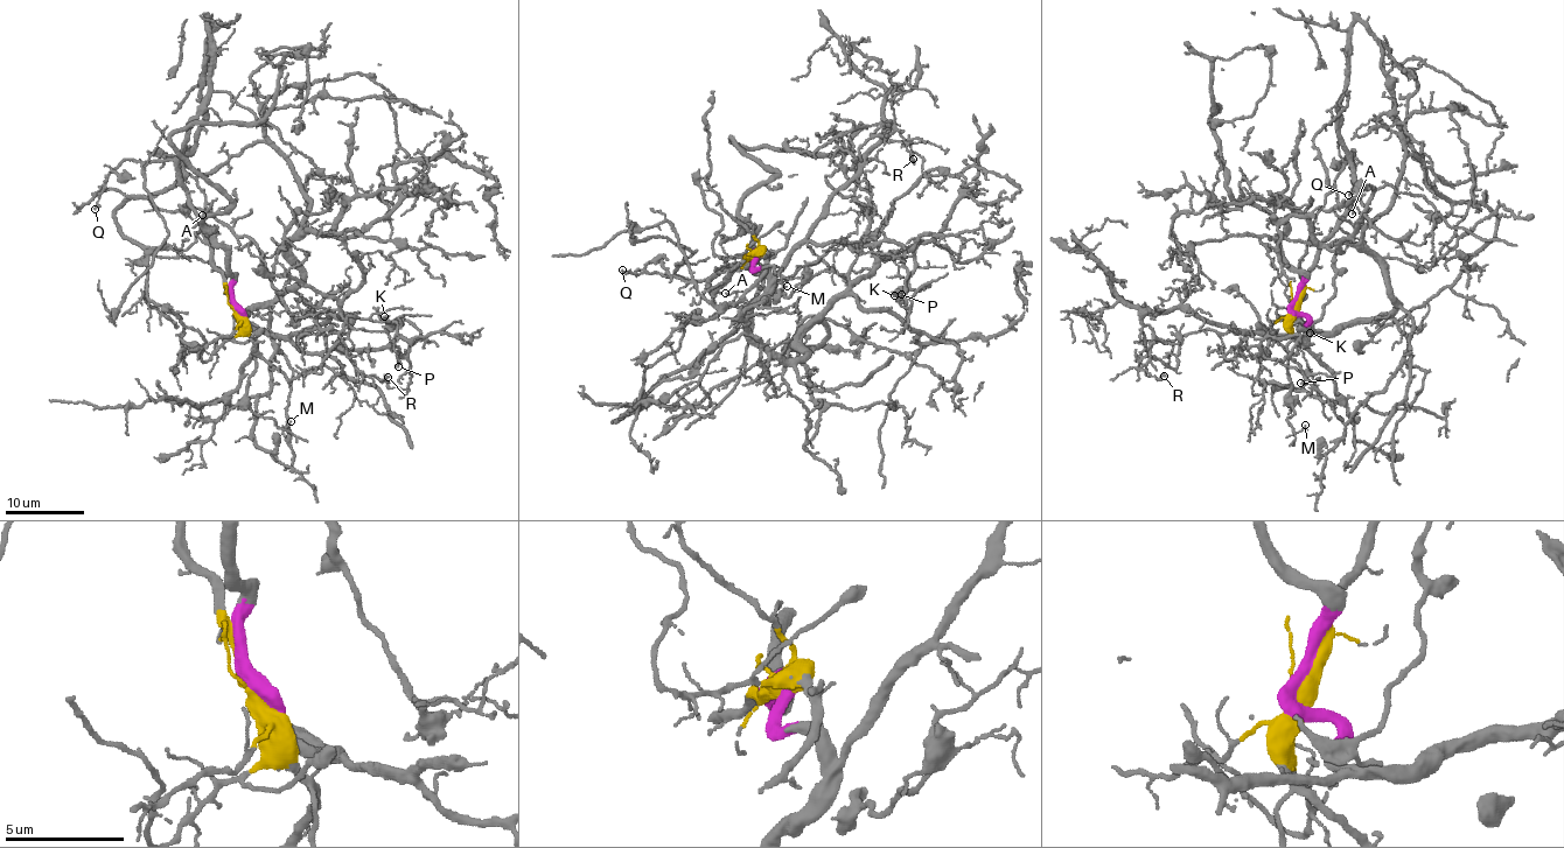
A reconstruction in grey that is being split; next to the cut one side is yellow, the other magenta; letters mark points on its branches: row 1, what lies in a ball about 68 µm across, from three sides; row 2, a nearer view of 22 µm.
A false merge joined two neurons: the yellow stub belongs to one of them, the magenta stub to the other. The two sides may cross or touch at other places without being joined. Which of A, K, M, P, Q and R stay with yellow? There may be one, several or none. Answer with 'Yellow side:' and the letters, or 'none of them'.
Yellow side: A, M, Q

